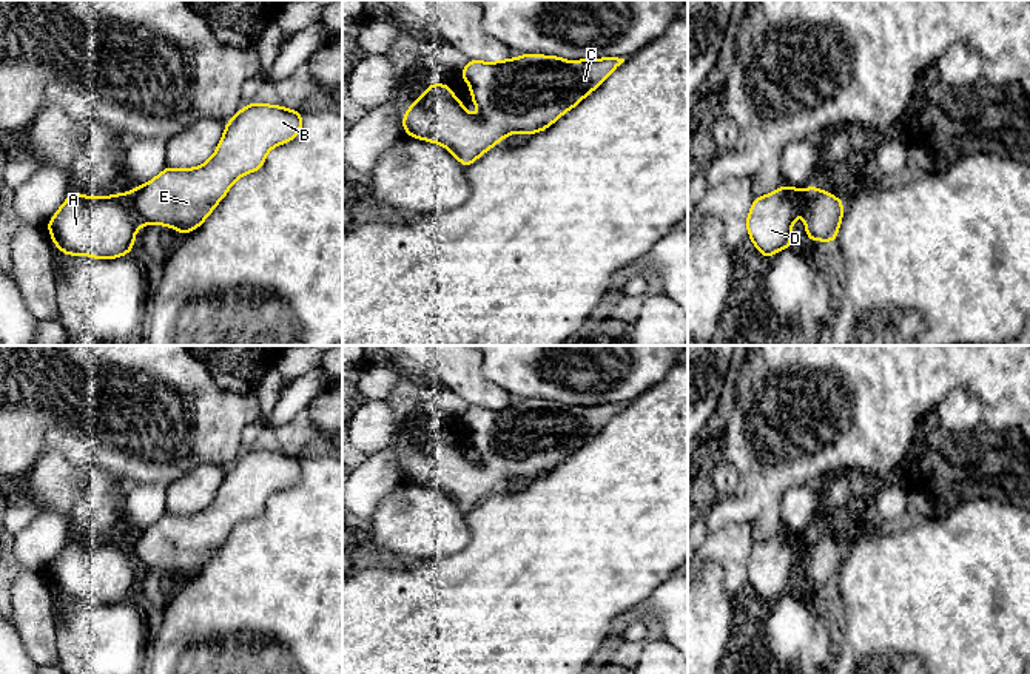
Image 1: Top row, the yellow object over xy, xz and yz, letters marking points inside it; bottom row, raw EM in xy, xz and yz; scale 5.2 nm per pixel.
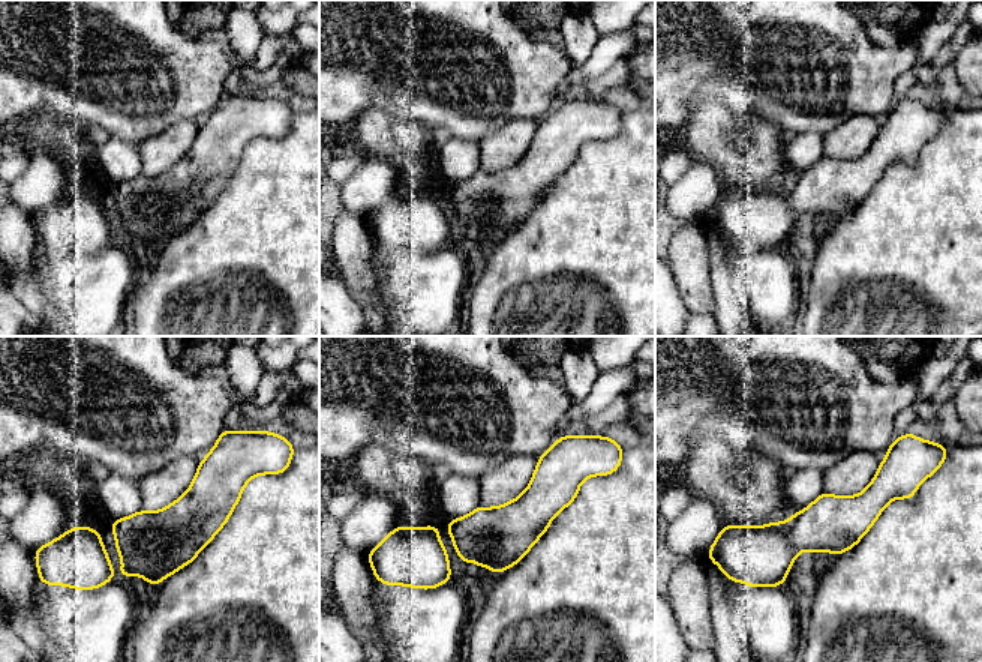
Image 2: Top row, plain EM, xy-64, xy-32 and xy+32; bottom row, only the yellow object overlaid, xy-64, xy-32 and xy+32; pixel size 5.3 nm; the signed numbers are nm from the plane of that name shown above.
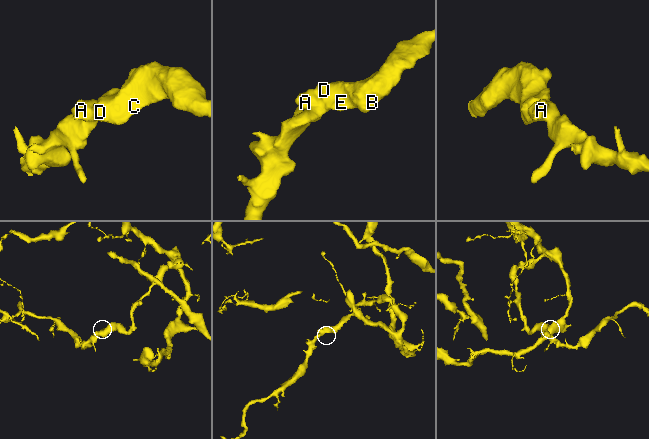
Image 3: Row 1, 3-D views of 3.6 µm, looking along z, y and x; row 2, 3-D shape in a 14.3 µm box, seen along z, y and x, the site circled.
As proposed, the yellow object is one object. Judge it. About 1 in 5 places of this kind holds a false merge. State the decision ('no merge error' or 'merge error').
no merge error

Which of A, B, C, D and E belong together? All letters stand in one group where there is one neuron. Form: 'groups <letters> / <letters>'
groups A B C D E

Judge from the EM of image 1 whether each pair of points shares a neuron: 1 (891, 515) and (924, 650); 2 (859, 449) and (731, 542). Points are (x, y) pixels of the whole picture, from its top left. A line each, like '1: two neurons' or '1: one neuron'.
1: two neurons
2: two neurons

